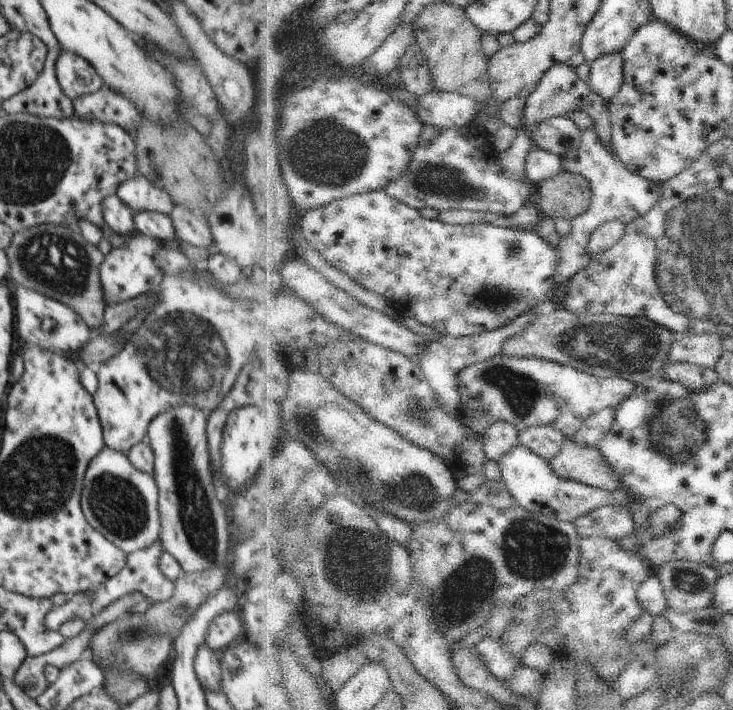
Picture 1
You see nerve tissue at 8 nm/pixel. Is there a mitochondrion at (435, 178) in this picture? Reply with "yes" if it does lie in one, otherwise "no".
yes

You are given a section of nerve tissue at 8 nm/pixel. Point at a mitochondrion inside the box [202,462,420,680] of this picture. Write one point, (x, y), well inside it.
(366, 548)

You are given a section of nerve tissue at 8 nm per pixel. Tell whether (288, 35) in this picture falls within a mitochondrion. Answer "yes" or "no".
no

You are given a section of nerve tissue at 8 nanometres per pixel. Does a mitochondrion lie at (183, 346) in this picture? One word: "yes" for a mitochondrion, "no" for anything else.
yes

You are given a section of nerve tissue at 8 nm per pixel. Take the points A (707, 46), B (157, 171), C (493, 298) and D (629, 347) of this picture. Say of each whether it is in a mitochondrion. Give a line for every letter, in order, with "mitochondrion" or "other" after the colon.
A: other
B: mitochondrion
C: mitochondrion
D: mitochondrion

